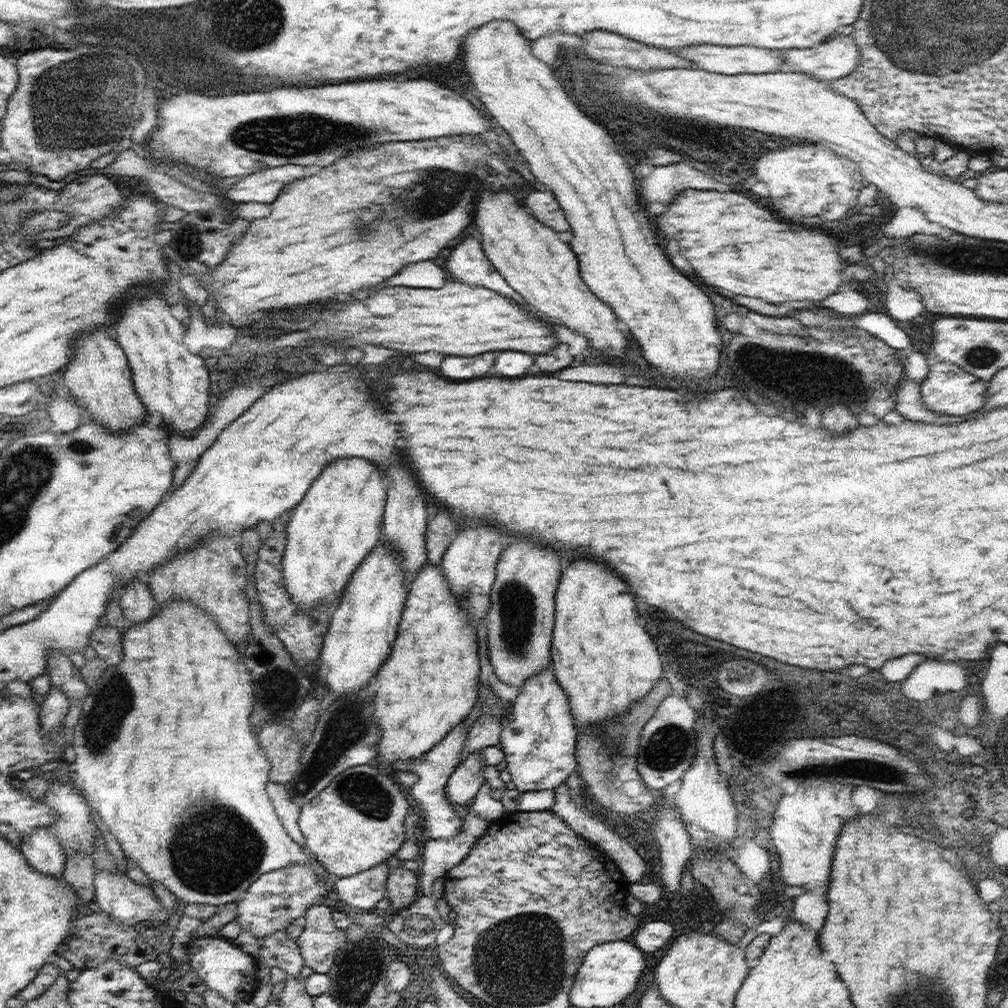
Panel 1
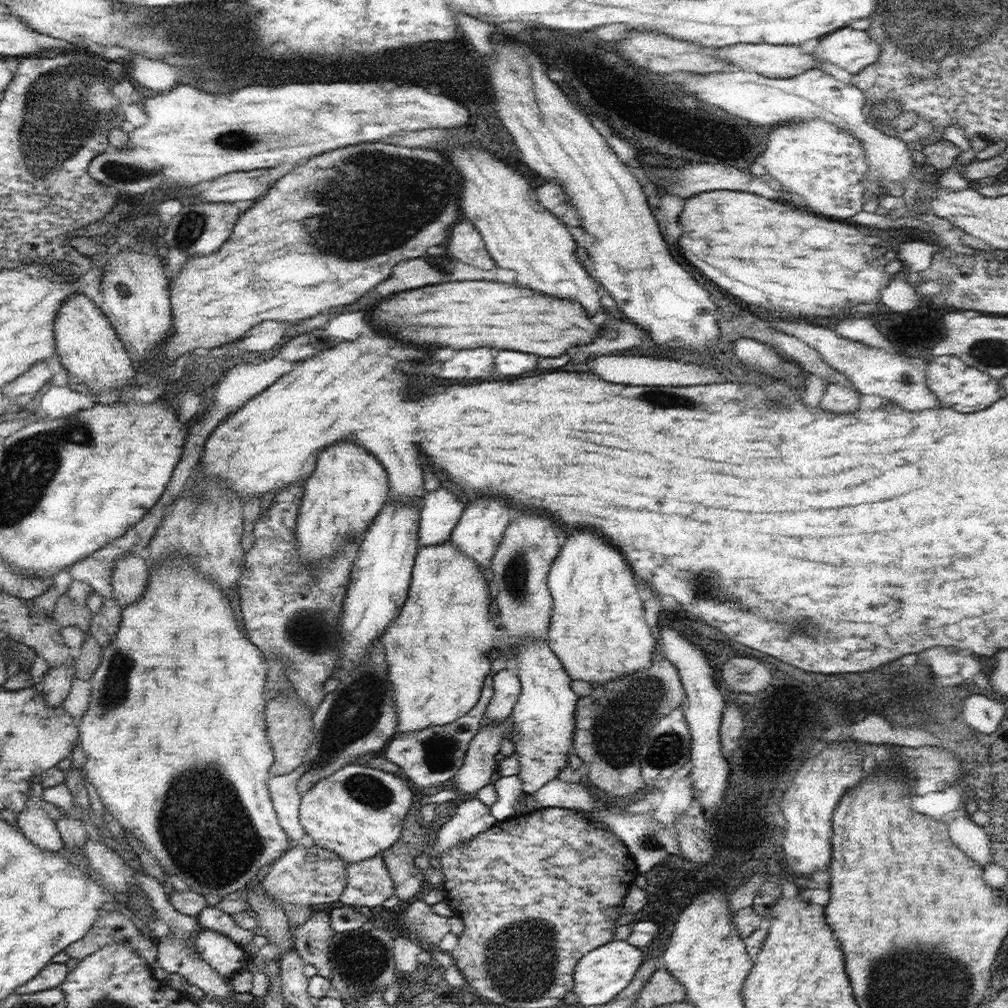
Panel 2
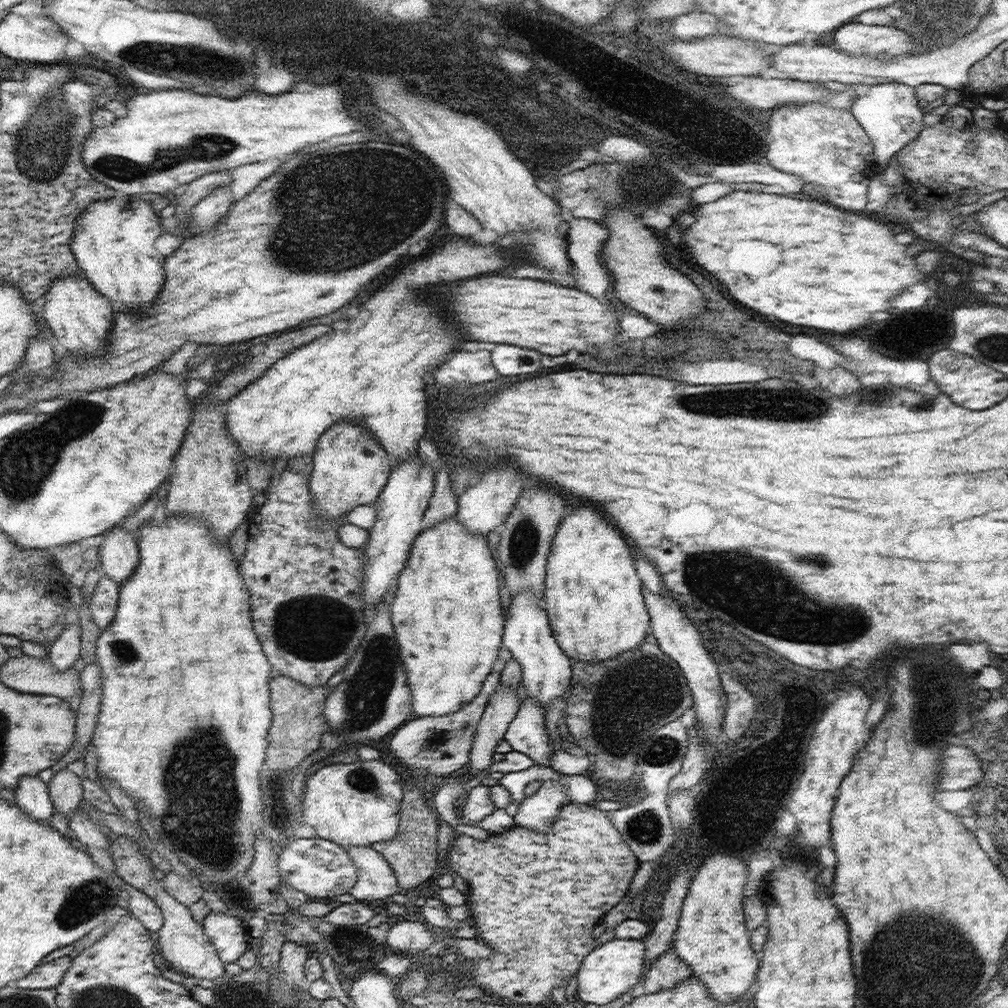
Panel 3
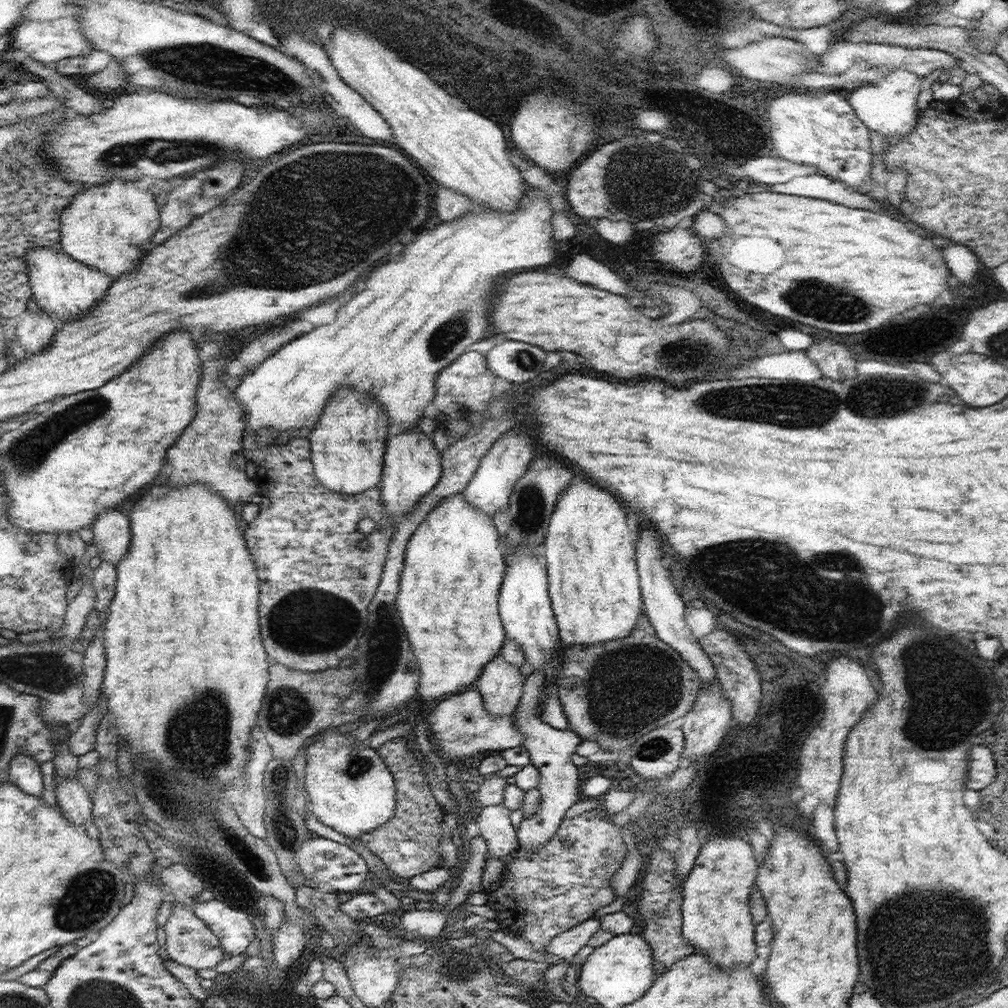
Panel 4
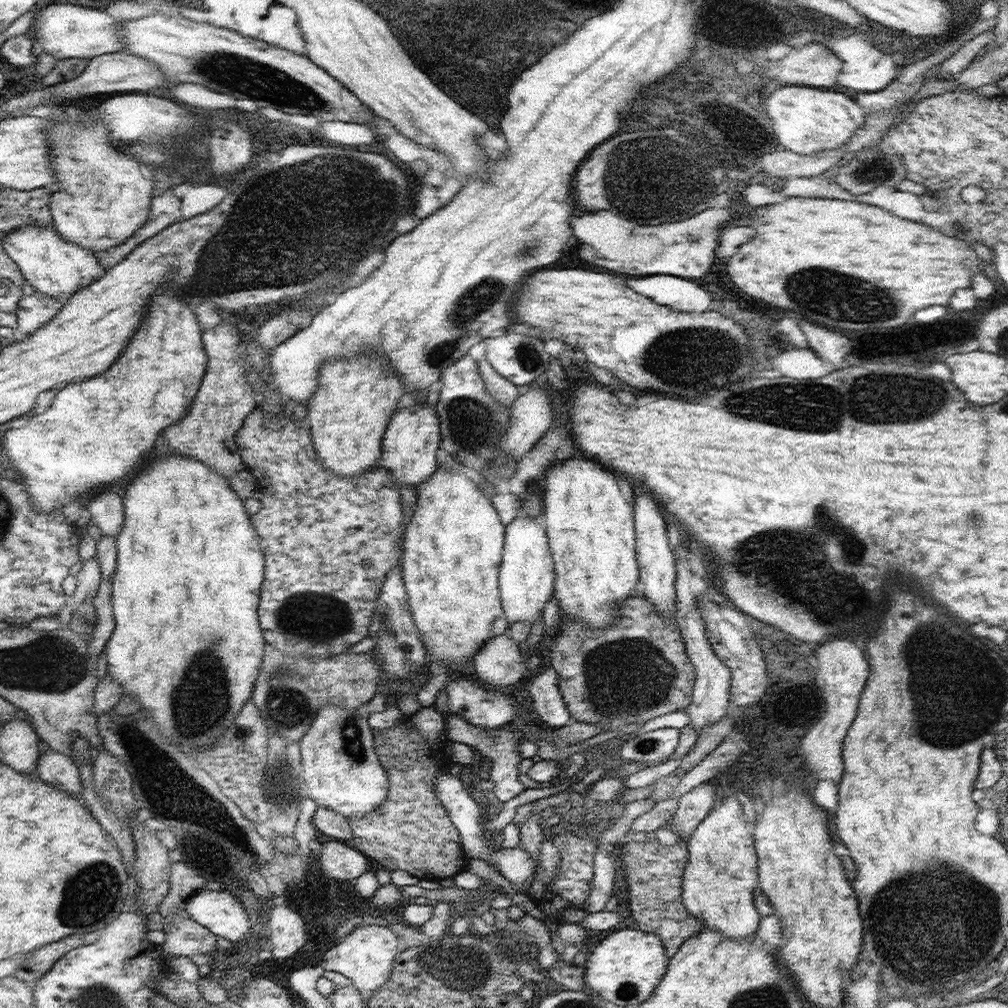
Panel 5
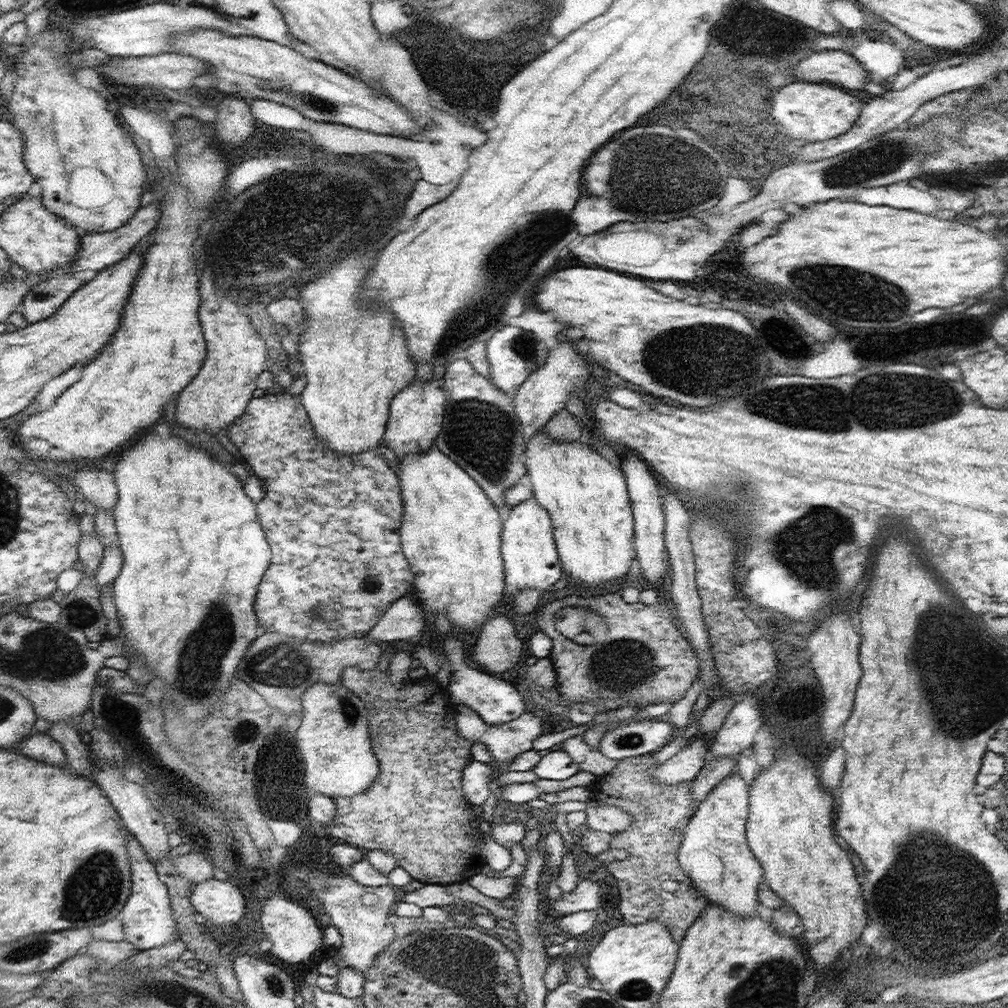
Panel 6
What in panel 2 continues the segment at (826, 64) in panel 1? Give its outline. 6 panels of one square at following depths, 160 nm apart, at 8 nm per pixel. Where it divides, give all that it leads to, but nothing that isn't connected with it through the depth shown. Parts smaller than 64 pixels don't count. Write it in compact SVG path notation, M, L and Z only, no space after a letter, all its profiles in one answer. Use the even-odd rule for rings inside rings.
M846 26L821 37L813 55L819 62L830 62L854 75L876 62L879 46L867 30Z

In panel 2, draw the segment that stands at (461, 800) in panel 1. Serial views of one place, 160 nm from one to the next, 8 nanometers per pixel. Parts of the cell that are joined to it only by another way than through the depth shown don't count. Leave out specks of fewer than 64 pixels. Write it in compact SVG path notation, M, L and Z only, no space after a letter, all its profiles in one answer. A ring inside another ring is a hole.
M489 723L476 733L470 741L463 765L453 776L456 791L473 796L480 788L490 784L500 757L503 732L502 724Z

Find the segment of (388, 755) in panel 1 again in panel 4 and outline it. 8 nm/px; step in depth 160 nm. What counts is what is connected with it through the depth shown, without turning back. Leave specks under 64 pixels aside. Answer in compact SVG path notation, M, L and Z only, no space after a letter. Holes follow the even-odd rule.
M463 493L439 502L408 541L396 606L412 652L420 664L417 692L423 701L438 700L446 694L456 695L473 688L485 666L501 654L506 634L499 616L498 598L506 573L507 553L499 544L492 516L474 508Z

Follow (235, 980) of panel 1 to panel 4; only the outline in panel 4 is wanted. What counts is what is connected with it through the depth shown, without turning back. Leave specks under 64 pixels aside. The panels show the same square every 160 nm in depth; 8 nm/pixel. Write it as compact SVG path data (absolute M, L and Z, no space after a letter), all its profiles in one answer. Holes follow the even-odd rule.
M216 899L195 902L193 911L218 937L224 952L231 956L246 952L255 939L259 924L250 911L231 908Z

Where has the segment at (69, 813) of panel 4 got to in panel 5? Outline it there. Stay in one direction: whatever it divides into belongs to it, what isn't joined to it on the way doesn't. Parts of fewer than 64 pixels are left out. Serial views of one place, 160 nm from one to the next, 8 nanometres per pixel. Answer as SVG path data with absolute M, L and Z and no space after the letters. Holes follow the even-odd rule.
M51 748L42 754L39 753L36 775L58 790L81 798L81 774L73 757L60 754Z

